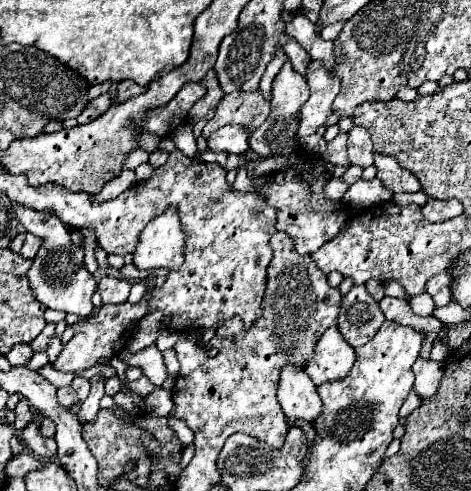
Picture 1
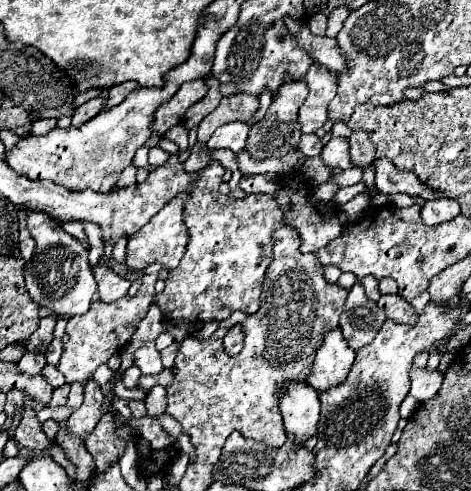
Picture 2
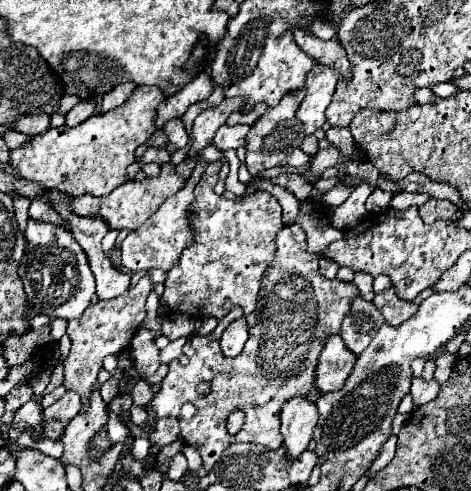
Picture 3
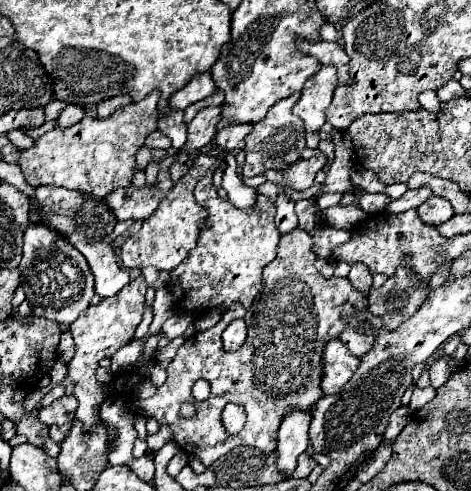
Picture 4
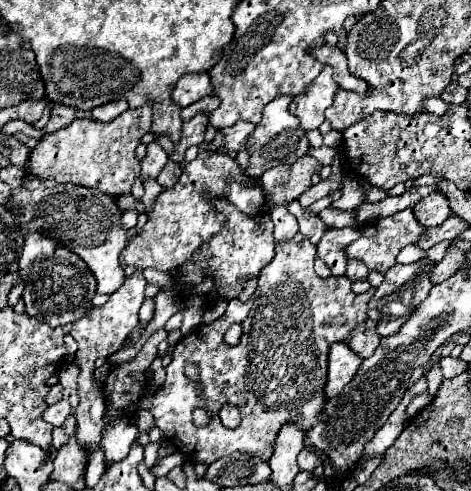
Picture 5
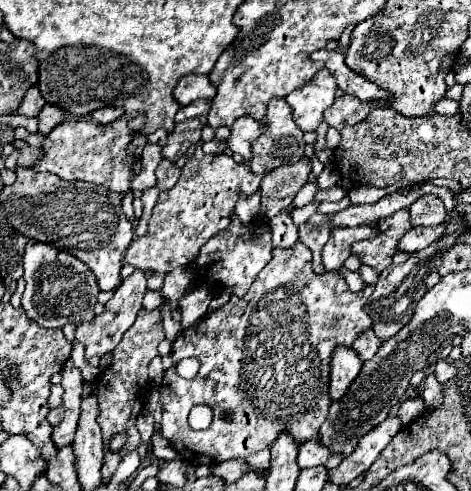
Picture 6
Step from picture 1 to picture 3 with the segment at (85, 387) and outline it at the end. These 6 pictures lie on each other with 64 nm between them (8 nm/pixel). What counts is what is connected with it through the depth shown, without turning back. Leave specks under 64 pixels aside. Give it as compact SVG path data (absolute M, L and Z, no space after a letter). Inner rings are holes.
M68 390L58 402L54 402L50 408L44 410L44 420L62 420L68 422L72 416L76 416L82 408L82 400L74 390Z

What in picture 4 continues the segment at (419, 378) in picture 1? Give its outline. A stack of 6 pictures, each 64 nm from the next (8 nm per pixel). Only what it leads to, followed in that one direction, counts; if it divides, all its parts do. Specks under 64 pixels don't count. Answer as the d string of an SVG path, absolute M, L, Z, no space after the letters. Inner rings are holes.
M414 386L414 392L412 392L412 400L410 400L410 410L420 410L426 402L430 402L432 398L436 396L436 390L432 386L426 386L426 388L418 388Z

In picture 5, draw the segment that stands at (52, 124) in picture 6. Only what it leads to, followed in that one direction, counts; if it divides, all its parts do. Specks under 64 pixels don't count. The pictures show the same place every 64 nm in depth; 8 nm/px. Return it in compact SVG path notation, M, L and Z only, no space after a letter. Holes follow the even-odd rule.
M54 104L52 106L52 118L50 118L50 122L46 124L46 132L56 132L56 130L60 130L60 128L64 128L64 126L68 126L72 120L76 118L76 110L74 108L70 108L70 106L64 106L64 104Z

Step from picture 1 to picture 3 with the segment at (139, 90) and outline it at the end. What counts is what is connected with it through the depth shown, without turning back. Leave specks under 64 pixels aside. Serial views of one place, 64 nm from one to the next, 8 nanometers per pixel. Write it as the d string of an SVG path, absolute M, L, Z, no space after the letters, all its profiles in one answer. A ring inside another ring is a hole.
M132 82L118 84L116 88L112 88L112 90L104 96L102 106L100 106L100 112L110 112L112 108L118 108L120 104L124 104L126 98L134 92L134 88L136 88L136 84L132 84Z

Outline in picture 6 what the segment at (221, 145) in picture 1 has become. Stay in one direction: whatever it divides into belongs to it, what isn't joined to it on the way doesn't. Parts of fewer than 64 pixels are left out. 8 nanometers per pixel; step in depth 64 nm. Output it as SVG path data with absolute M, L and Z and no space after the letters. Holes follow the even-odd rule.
M244 116L244 118L236 120L230 130L232 130L232 134L226 142L228 148L234 154L240 154L248 160L250 158L250 144L264 132L264 124L258 120L250 120L250 116Z

